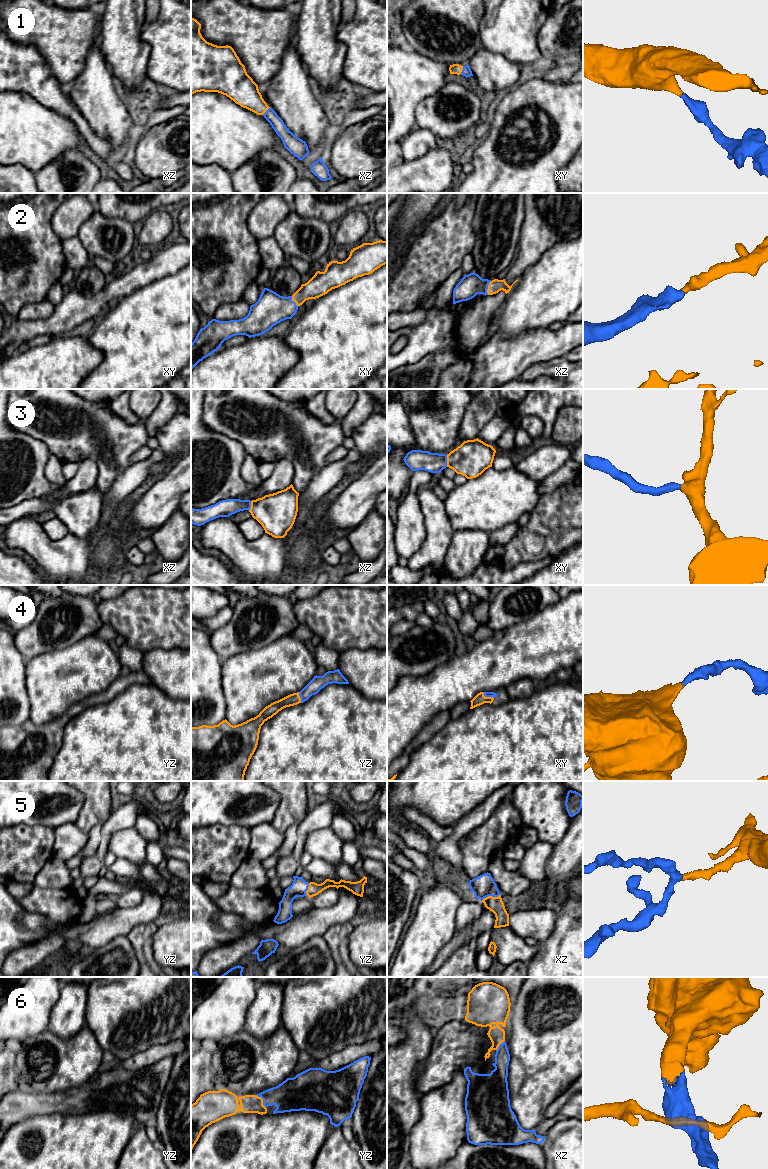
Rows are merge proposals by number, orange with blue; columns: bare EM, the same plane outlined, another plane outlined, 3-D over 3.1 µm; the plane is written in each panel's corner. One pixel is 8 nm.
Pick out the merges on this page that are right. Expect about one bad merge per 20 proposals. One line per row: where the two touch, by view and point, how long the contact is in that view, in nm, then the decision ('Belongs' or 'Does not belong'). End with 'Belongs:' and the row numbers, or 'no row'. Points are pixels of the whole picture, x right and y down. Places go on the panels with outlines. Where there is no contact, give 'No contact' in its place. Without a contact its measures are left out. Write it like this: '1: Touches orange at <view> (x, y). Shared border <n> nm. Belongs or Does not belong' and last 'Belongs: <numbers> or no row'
1: Touches orange at xz (266, 110). Shared border 90 nm. Belongs
2: Touches orange at xz (488, 288). Shared border 120 nm. Belongs
3: Touches orange at xy (447, 461). Shared border 100 nm. Belongs
4: Touches orange at xy (487, 697). Shared border 110 nm. Belongs
5: Touches orange at xz (491, 896). Shared border 160 nm. Belongs
6: Touches orange at yz (262, 1100). Shared border 130 nm. Belongs
Belongs: 1, 2, 3, 4, 5, 6

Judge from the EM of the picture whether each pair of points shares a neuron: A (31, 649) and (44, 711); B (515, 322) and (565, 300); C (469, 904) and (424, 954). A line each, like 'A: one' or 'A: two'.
A: two
B: one
C: two

